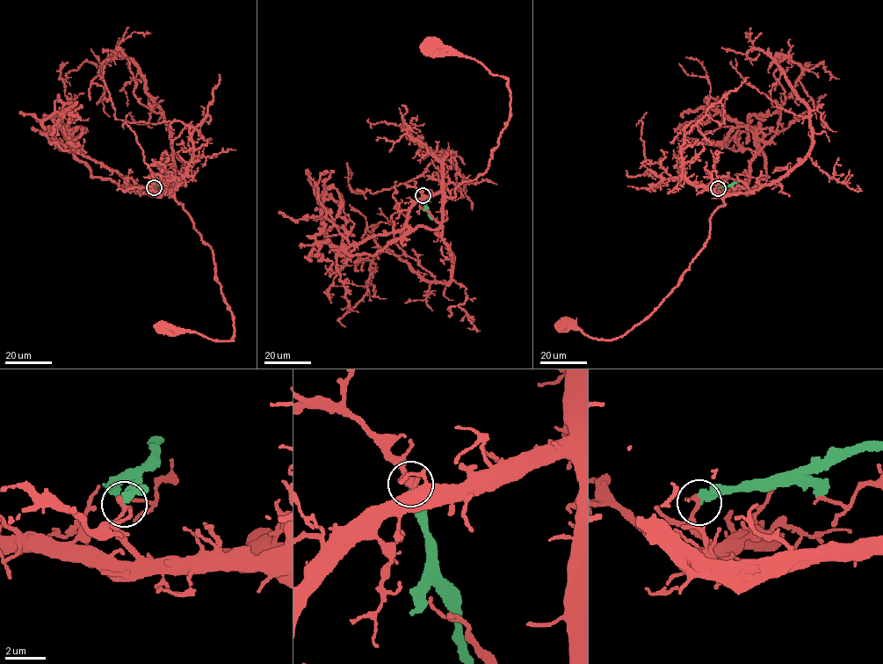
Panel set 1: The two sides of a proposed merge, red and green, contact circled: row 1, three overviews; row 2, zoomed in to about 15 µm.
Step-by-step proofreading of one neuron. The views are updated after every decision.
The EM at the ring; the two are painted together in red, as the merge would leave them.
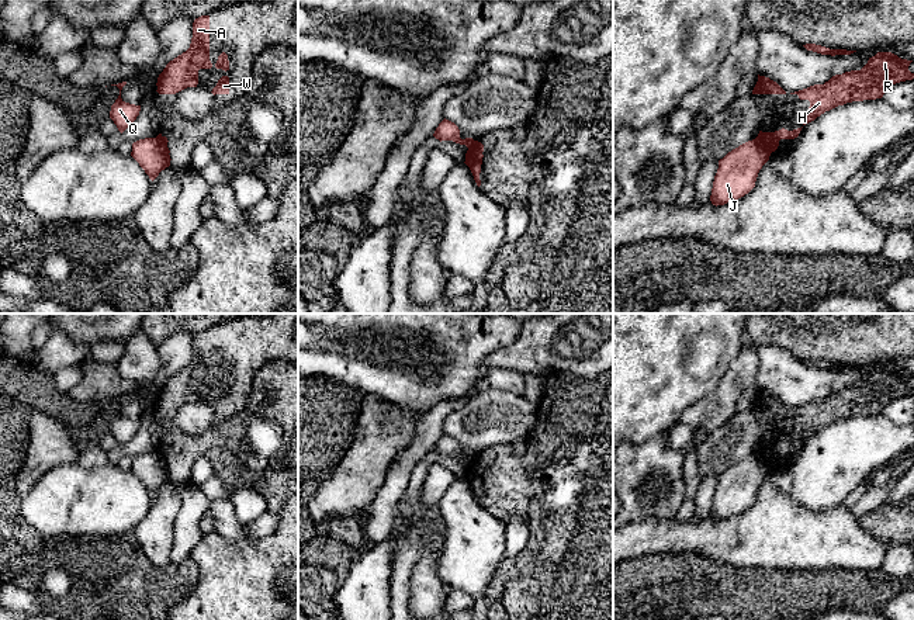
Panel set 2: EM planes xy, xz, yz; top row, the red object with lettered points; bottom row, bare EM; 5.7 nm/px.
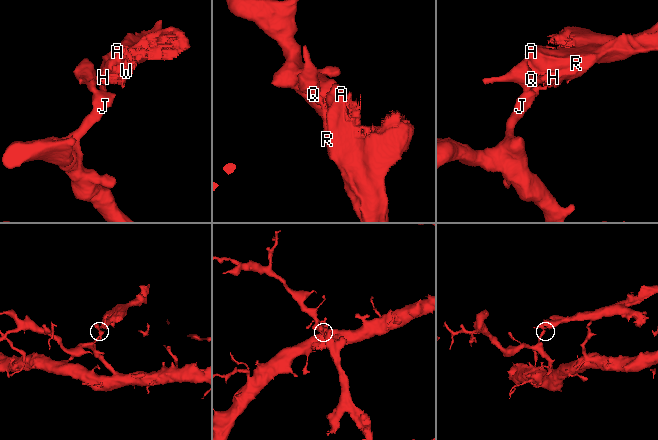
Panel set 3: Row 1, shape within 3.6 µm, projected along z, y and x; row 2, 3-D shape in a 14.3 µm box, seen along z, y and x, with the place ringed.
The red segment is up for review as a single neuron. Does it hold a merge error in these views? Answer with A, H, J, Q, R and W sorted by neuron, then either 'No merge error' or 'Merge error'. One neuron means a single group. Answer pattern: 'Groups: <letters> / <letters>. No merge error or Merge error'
Groups: A H R W / J Q. Merge error

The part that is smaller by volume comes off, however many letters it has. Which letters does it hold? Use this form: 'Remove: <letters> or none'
Remove: A, H, R, W

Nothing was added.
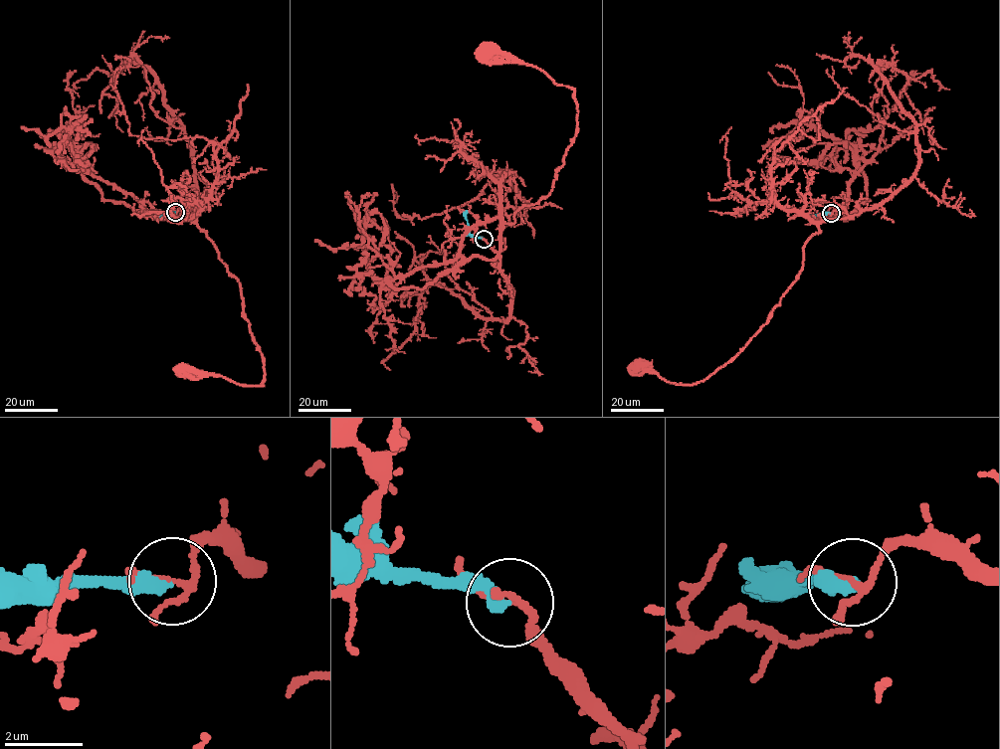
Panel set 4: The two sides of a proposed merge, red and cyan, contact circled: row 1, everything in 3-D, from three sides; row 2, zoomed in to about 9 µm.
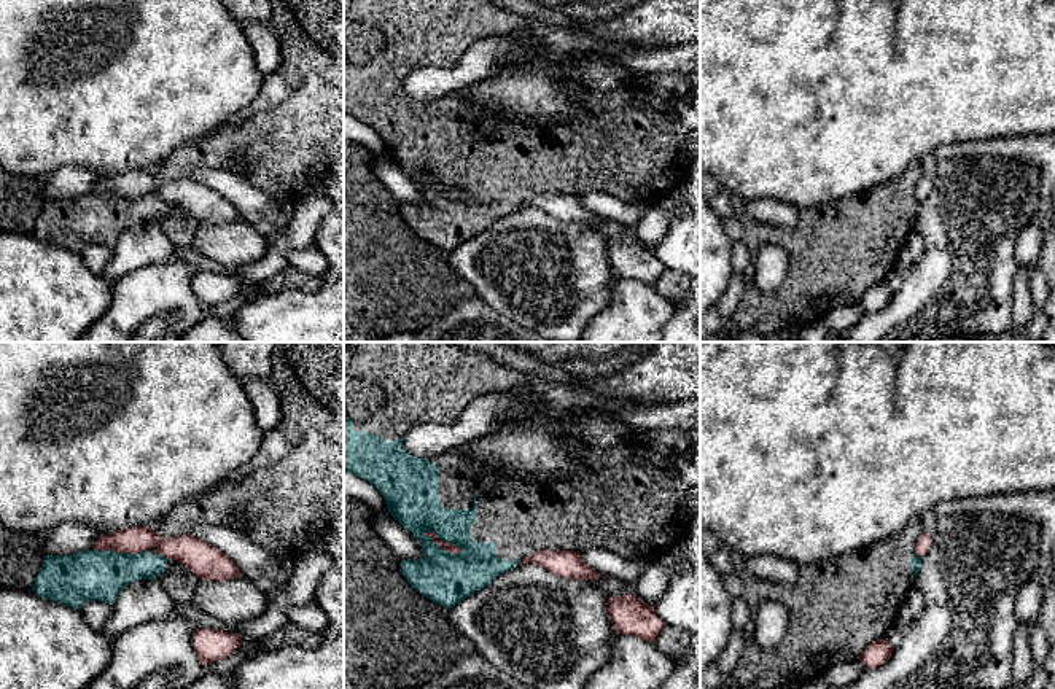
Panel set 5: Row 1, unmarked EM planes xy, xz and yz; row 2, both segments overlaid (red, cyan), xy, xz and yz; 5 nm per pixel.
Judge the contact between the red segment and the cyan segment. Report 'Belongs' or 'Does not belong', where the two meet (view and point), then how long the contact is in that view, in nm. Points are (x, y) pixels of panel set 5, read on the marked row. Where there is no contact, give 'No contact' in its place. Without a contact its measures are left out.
Does not belong. Touches red at xz (441, 546). Shared border 220 nm

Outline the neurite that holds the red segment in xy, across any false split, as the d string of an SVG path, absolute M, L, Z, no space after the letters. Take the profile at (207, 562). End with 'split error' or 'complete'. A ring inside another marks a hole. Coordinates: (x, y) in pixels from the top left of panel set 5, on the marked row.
M130 527L105 535L94 551L138 554L156 547L165 559L181 562L199 579L224 582L242 576L237 565L220 549L191 535L162 538L150 527Z; complete

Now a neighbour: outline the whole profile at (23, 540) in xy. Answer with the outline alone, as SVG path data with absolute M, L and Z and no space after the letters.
M0 524L0 589L32 590L43 563L41 536Z

